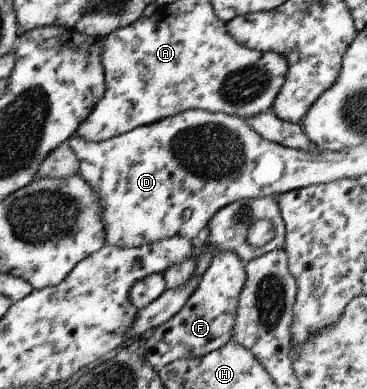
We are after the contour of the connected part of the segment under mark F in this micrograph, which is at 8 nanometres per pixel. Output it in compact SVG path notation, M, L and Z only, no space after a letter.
M213 251L210 265L203 274L199 275L198 285L185 301L183 308L172 319L153 330L151 337L145 341L146 363L155 371L160 371L175 360L202 357L230 342L230 338L234 335L234 323L237 321L238 298L245 282L245 264L237 253Z

